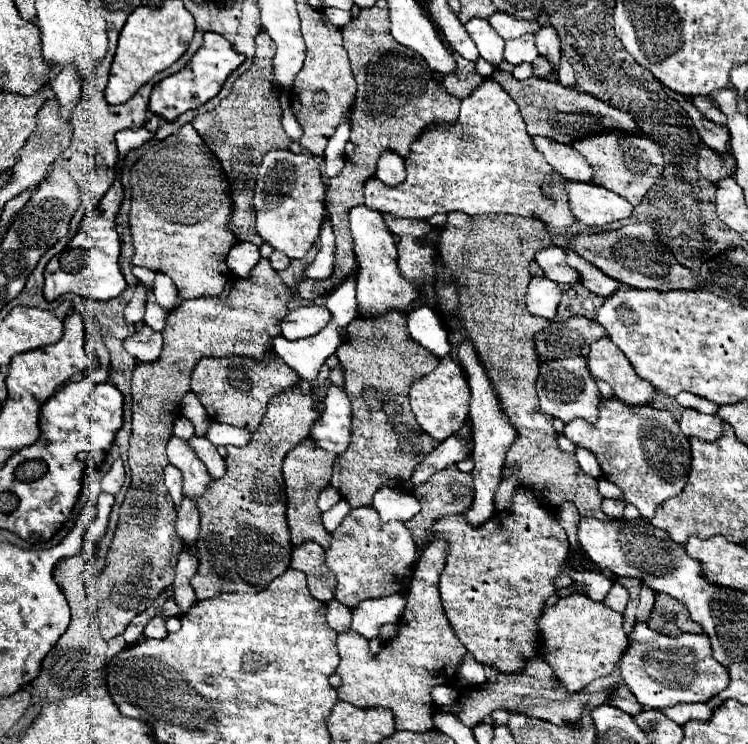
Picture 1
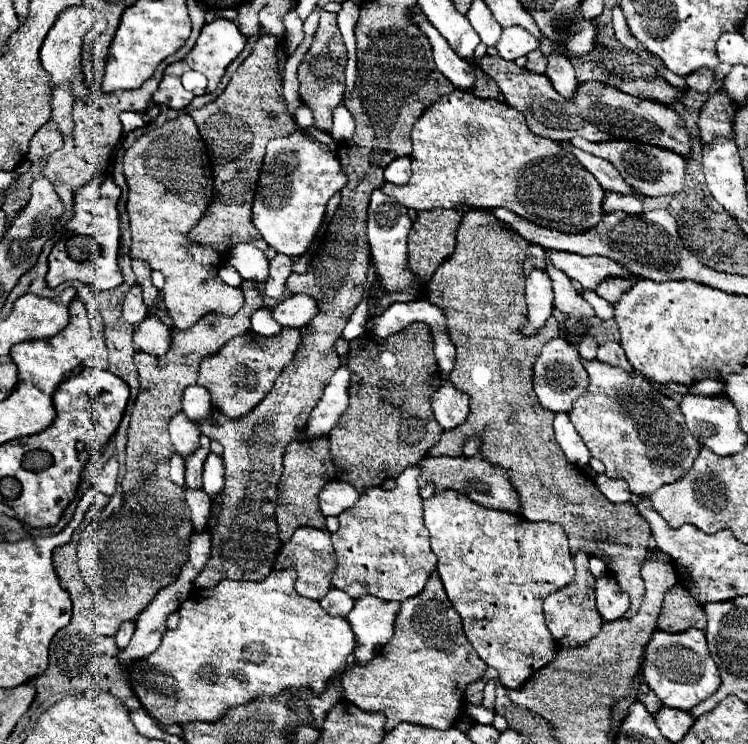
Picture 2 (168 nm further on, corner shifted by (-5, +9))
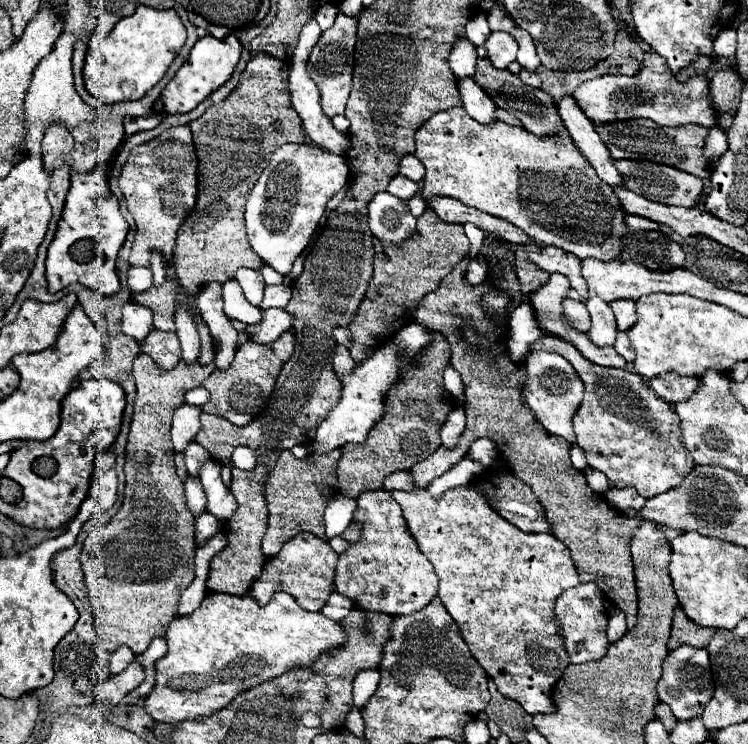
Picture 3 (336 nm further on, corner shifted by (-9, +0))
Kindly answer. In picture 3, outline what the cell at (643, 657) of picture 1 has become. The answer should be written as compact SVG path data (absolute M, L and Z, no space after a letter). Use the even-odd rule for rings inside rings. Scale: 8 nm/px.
M679 646L671 650L663 662L663 674L657 684L659 700L665 702L677 720L691 720L703 714L707 702L713 698L713 676L709 666L709 652L705 648L691 648L691 646Z

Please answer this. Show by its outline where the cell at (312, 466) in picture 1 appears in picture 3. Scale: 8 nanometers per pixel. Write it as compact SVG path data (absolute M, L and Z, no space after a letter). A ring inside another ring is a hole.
M283 450L279 454L277 466L265 480L265 500L269 506L269 528L263 538L263 554L269 558L275 556L285 542L301 532L311 532L317 538L327 540L323 510L329 500L337 492L337 460L341 458L341 450L331 450L325 454L307 454L305 458L295 458L291 450Z

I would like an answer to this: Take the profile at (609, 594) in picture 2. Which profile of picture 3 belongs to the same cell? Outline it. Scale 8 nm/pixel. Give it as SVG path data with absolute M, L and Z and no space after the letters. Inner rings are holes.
M611 606L609 608L609 624L607 624L607 638L609 638L609 642L617 642L625 632L627 632L625 612L619 610L617 606Z

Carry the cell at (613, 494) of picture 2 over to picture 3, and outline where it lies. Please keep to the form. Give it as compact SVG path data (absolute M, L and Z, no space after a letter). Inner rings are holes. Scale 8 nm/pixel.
M611 486L603 496L619 512L625 512L625 510L641 510L643 504L647 502L643 496L637 494L635 488L615 488L615 486Z

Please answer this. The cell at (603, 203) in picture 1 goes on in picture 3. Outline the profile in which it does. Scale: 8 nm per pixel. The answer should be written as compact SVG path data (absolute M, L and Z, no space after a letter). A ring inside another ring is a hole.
M627 214L625 224L633 230L659 230L657 222L651 222L651 220L647 220L643 216L635 216L635 214Z

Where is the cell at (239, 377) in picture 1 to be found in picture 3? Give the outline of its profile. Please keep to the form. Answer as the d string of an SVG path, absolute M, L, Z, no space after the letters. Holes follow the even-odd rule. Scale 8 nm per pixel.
M293 332L281 334L271 344L257 344L253 340L247 340L245 344L241 344L235 352L235 358L233 358L231 366L225 368L225 370L215 370L203 382L203 388L209 390L211 400L201 410L209 412L209 414L223 416L237 426L245 426L247 422L251 422L265 408L265 404L269 400L269 394L273 390L273 384L275 384L283 364L293 356L293 348L295 348Z

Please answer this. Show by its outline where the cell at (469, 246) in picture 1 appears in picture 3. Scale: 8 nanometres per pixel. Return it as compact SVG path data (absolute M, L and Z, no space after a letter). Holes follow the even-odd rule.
M505 252L503 260L487 262L489 274L487 278L473 286L467 282L467 266L469 256L465 256L449 276L445 276L439 288L427 294L415 314L417 324L441 330L451 344L451 364L461 372L465 384L465 412L467 412L467 428L461 434L455 448L439 446L427 460L419 462L411 472L415 482L423 488L435 478L449 472L463 456L467 440L473 440L473 434L491 436L499 448L499 456L505 462L507 470L523 480L545 508L545 516L551 524L551 534L561 540L575 562L581 582L595 582L601 592L627 614L627 628L631 630L637 624L637 588L633 576L633 558L631 558L631 538L633 532L641 526L641 518L627 518L603 500L601 494L593 492L585 482L583 472L575 470L569 460L569 442L549 434L539 426L535 414L523 400L523 384L527 380L527 370L523 362L513 362L507 354L507 332L509 326L501 320L491 320L491 314L483 310L483 296L489 290L507 292L513 304L523 300L519 278L513 270L515 252ZM501 272L501 274L495 274ZM461 328L473 328L479 336L479 348L469 348L469 342L459 338Z

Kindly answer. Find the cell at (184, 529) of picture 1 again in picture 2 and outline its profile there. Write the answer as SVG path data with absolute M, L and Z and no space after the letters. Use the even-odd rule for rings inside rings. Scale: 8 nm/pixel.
M199 437L199 447L185 459L185 481L187 487L191 489L201 489L201 475L203 475L203 461L209 455L209 439L207 437Z

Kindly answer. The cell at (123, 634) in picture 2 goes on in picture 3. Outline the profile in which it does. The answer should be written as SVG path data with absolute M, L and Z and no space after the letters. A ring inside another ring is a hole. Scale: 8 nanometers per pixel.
M119 646L119 648L111 654L111 666L109 666L109 672L111 672L111 674L123 672L123 668L127 668L127 664L129 664L133 658L135 658L135 654L131 652L131 648Z

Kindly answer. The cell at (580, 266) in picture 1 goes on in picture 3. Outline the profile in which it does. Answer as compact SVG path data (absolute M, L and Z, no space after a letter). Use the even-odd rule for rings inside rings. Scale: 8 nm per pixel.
M615 300L611 302L611 308L617 318L617 328L627 330L635 322L635 302L633 300Z

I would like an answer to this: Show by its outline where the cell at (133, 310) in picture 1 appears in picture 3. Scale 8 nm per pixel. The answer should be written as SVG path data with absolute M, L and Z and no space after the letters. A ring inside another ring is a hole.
M127 302L123 306L123 320L121 320L121 330L135 338L137 342L141 342L151 330L153 330L153 318L151 318L151 310L137 304L137 302Z

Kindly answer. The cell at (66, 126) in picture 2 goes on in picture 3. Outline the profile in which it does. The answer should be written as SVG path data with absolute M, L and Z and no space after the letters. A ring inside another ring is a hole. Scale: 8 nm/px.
M51 124L51 128L47 128L45 138L43 138L43 162L45 168L51 172L55 168L59 168L67 156L73 152L73 136L71 130L65 128L63 124Z

